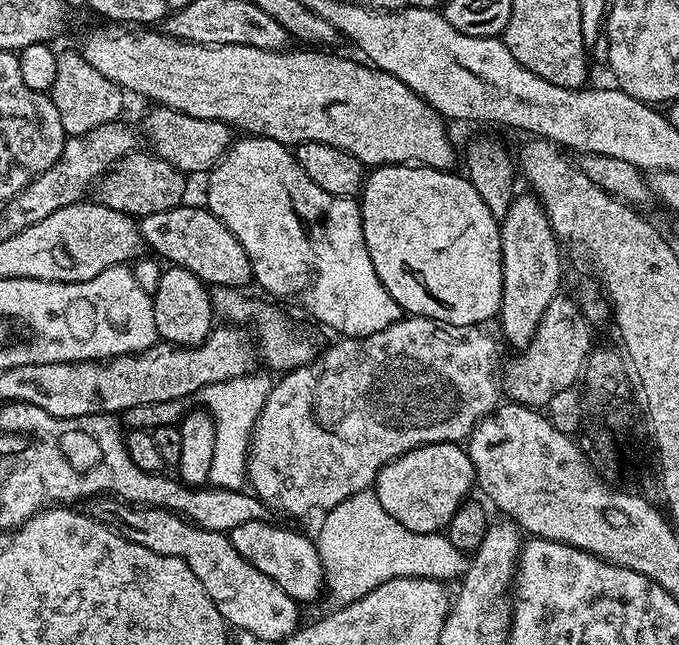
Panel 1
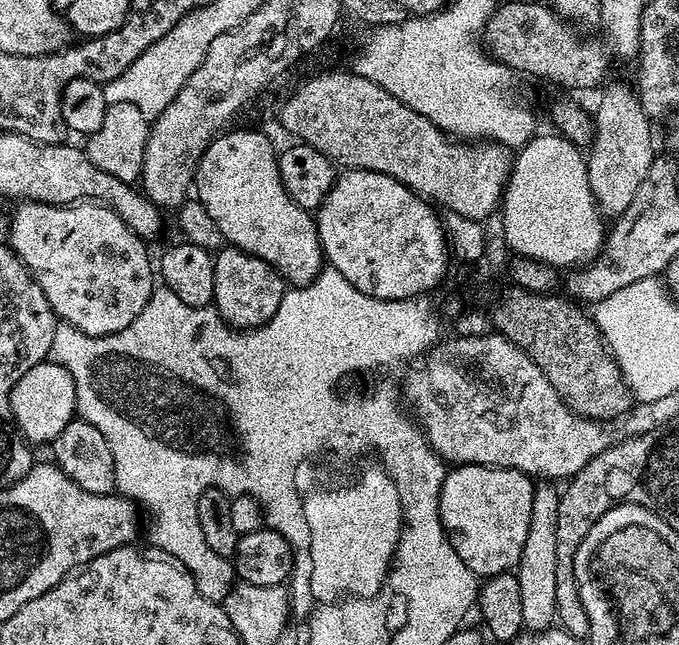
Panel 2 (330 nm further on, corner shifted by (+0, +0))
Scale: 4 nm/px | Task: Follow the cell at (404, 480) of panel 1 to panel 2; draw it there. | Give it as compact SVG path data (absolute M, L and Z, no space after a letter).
M461 464L445 475L440 491L440 521L450 546L477 578L512 572L522 558L534 506L534 480L517 468Z

